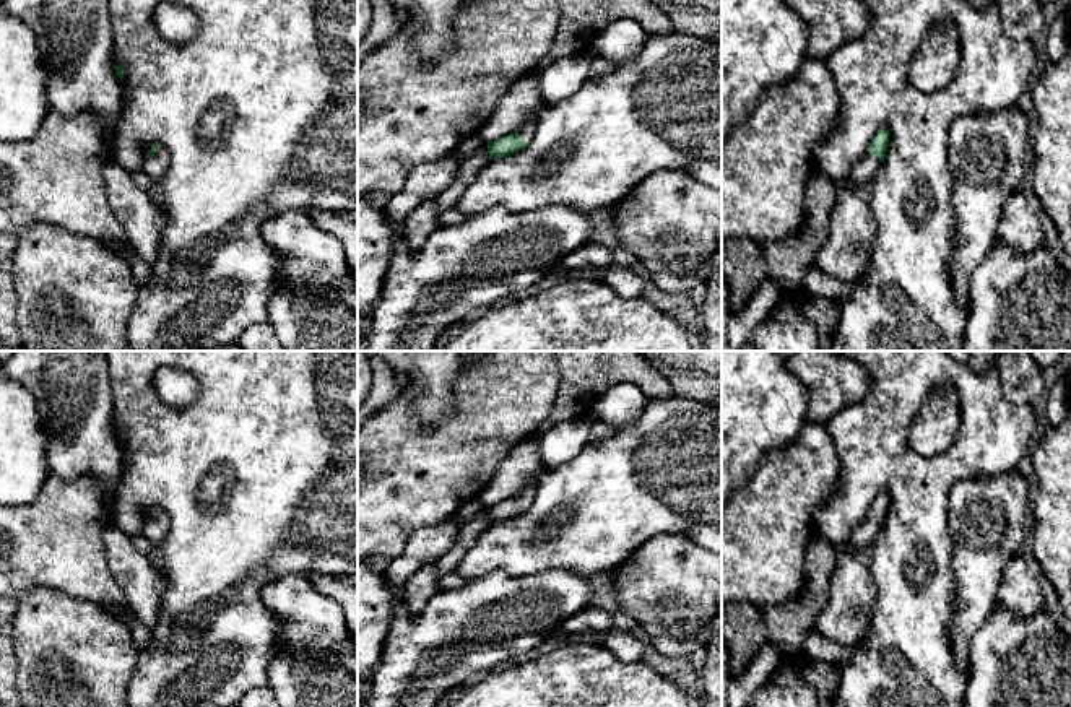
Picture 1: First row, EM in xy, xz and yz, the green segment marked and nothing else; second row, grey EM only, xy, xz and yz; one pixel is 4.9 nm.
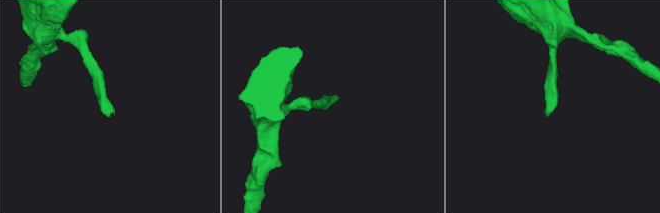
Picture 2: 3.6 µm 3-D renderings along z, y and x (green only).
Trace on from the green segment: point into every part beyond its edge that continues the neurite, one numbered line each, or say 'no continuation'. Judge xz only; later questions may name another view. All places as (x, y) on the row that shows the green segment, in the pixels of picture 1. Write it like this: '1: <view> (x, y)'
1: xz (527, 130)

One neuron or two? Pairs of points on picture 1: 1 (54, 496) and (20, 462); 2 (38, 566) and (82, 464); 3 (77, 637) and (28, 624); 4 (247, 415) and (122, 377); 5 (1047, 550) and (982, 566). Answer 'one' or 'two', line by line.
1: two
2: two
3: one
4: one
5: two

